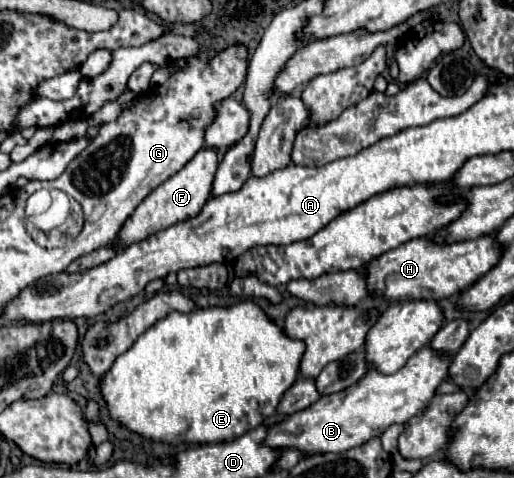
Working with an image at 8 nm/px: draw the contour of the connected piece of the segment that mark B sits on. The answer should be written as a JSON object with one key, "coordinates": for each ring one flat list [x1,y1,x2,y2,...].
{"coordinates":[[421,348,395,374,379,374,377,370,367,370,357,384,337,394,321,396,309,408,281,418,277,424,269,426,263,444,275,450,289,448,303,454,345,452,373,436,381,436,387,426,405,424,409,416,421,412,421,404,425,404,425,400,435,394,435,388,447,378,447,372,449,360,437,360,429,348]]}

